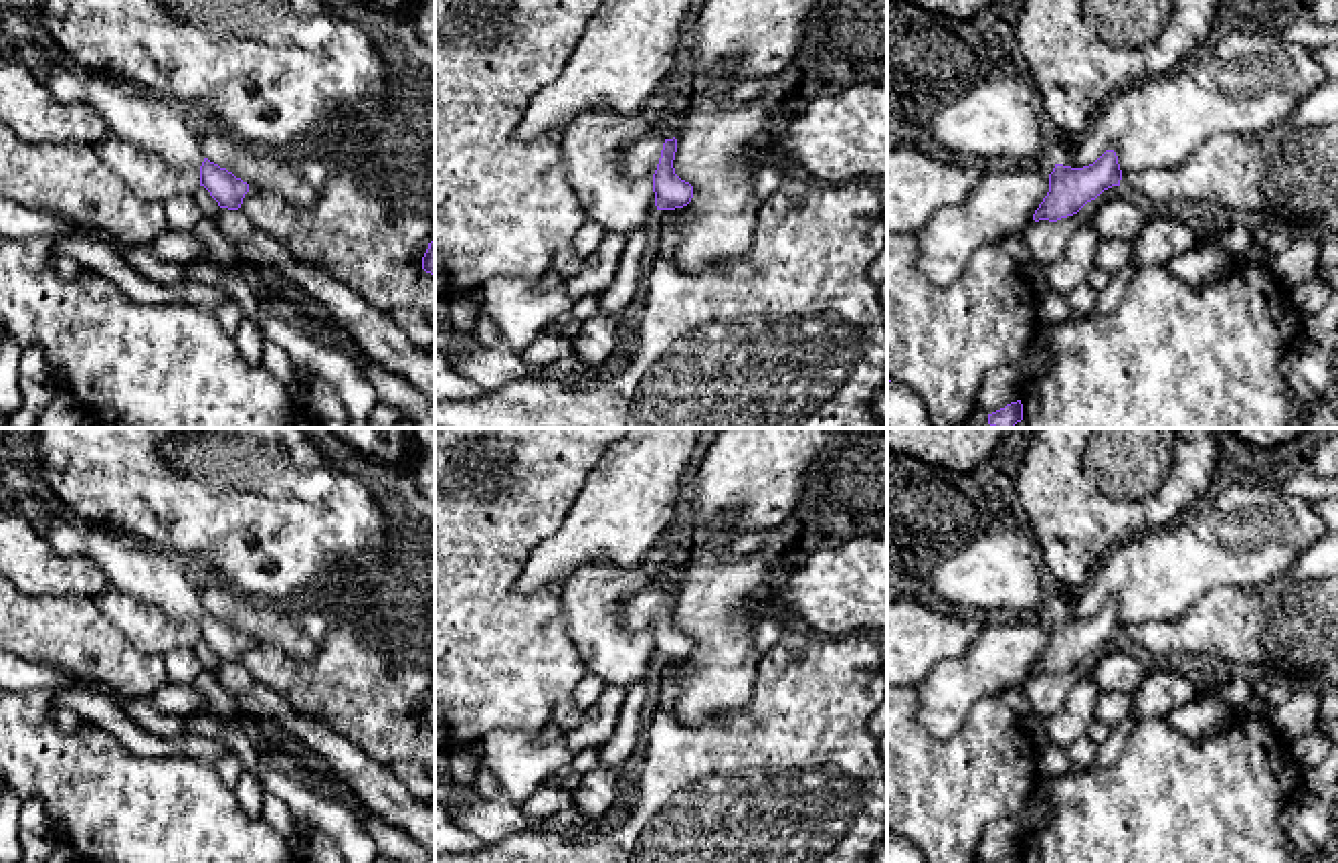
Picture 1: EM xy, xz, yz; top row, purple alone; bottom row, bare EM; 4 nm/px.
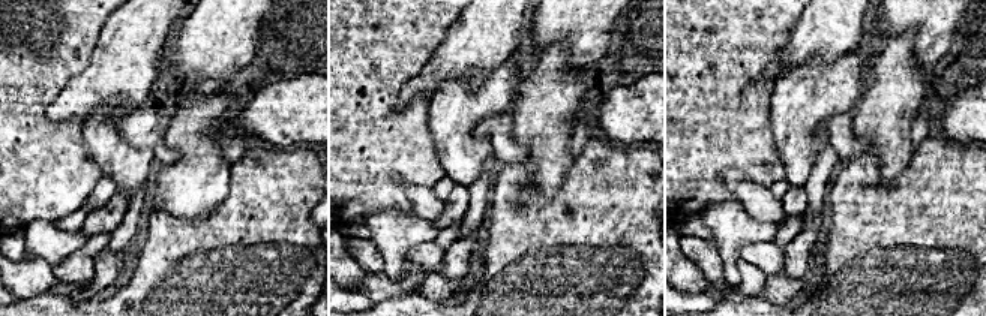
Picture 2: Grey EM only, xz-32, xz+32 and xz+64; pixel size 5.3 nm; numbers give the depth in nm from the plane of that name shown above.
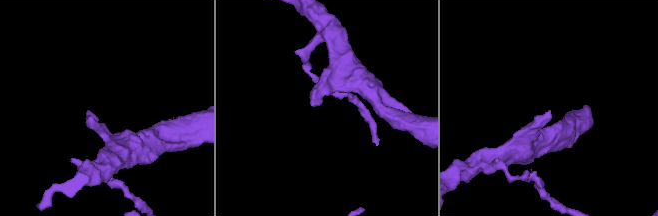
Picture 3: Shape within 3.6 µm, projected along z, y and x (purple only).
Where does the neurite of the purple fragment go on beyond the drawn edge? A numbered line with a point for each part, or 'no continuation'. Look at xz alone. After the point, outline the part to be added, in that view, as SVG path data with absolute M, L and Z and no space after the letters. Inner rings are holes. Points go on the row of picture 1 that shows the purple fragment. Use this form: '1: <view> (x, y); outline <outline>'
1: xz (637, 160); outline M647 135L627 143L618 156L623 174L635 180L653 180L663 143L661 135Z

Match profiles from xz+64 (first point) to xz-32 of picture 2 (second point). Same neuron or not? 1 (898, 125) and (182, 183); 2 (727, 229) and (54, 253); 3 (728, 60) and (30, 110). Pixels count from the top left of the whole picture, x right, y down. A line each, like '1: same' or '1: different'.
1: same
2: same
3: same

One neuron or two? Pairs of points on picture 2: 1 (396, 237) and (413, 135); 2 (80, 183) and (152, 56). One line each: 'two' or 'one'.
1: two
2: two

